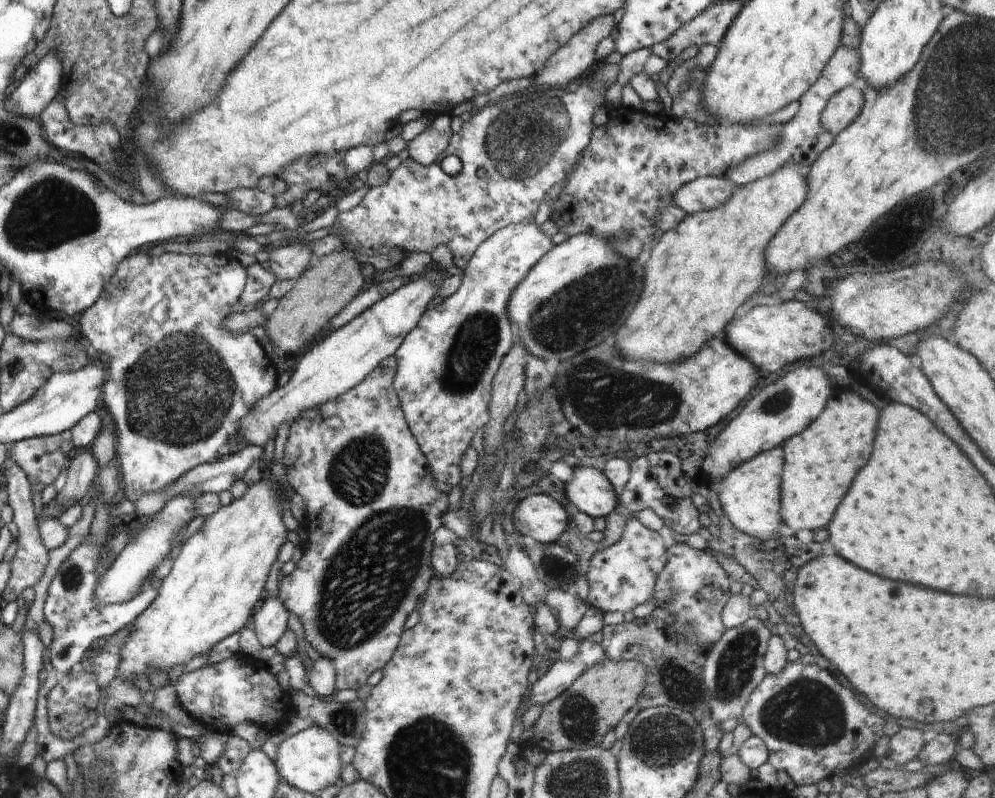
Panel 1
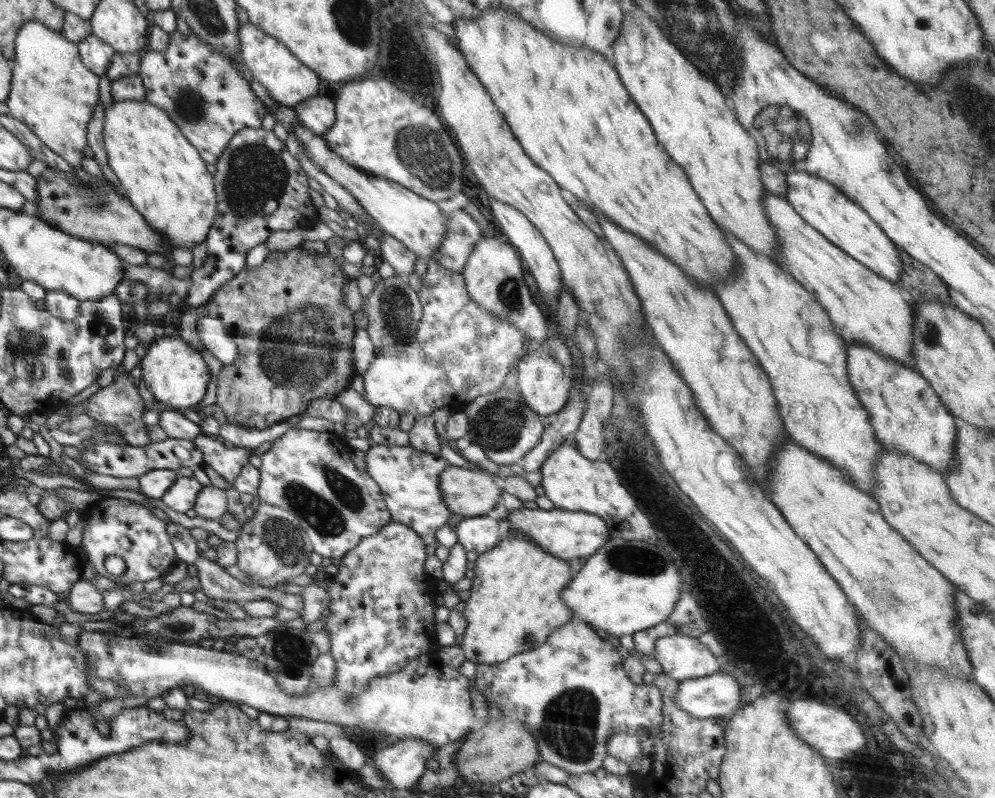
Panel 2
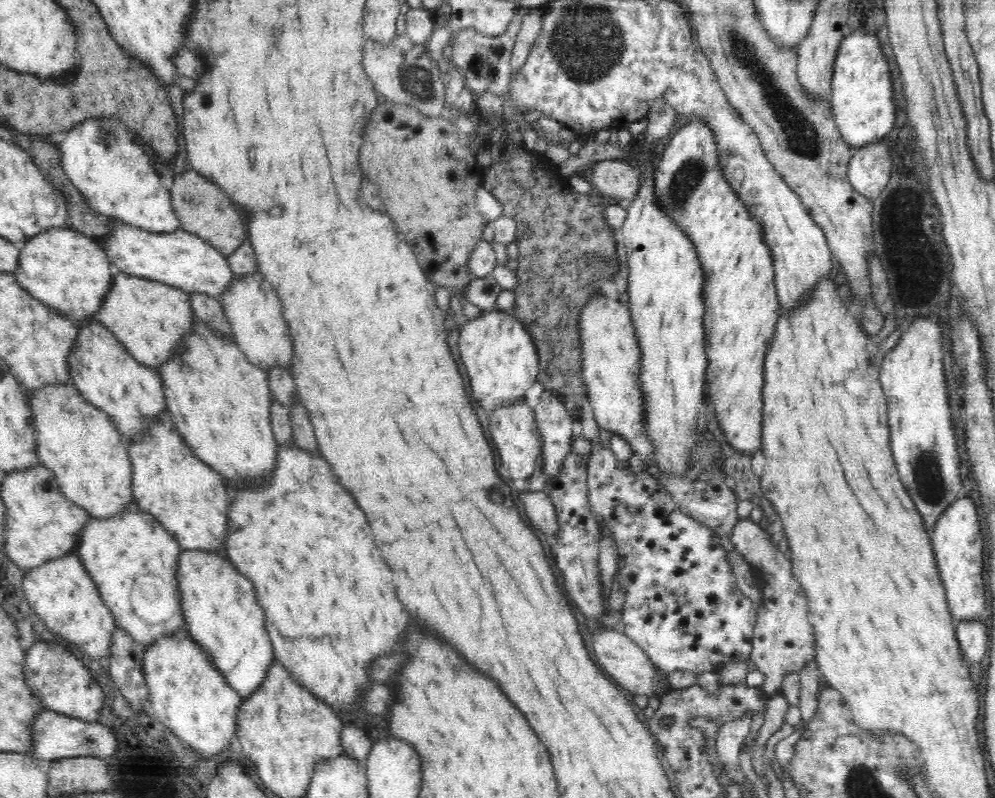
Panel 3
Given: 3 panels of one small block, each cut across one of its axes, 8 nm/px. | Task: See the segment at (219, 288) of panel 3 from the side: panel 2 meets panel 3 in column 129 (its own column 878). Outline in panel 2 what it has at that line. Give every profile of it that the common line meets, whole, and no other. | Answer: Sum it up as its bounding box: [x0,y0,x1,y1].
[785,172,902,284]

